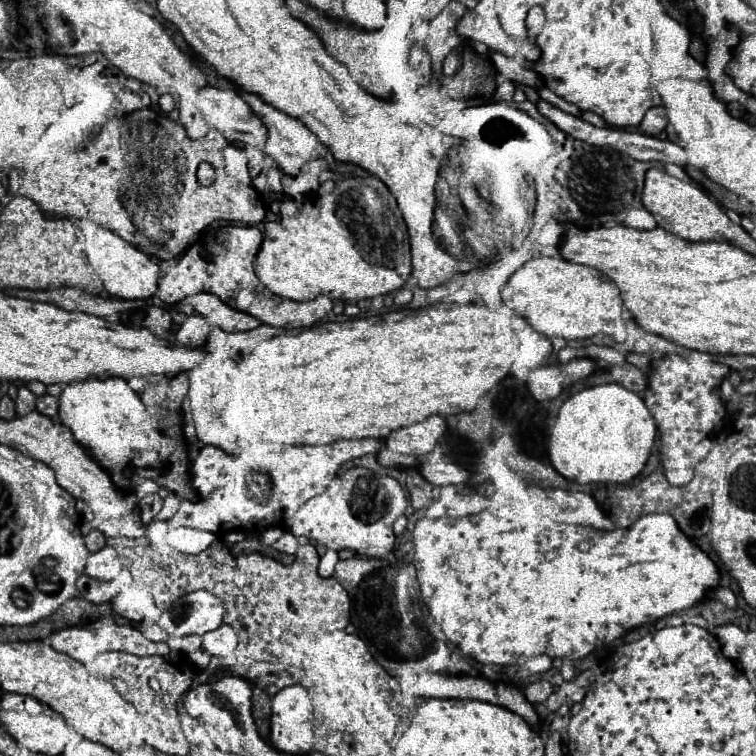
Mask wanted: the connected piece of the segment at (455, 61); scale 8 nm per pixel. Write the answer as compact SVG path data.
M450 53L443 61L442 74L453 75L460 67L460 57L456 53Z

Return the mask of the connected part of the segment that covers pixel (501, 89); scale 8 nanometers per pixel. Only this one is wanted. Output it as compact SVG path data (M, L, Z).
M509 79L507 81L503 81L499 87L497 87L497 91L495 91L495 97L499 99L499 101L513 101L513 93L515 93L515 83L511 83Z

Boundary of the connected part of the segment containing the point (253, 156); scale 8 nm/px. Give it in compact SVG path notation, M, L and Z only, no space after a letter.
M245 147L245 153L249 157L249 173L251 177L257 177L265 169L265 155L253 147Z

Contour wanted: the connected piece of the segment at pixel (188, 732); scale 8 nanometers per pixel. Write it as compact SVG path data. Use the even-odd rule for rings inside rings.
M187 713L181 715L181 729L183 729L187 741L193 743L193 745L199 745L199 743L203 743L207 739L207 733L205 733L203 725L197 719L189 717Z

